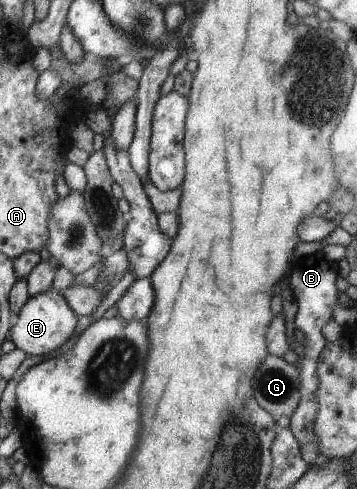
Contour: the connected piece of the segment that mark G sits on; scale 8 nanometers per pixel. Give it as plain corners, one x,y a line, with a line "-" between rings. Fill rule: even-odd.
267,354
253,372
251,380
255,402
279,418
291,414
299,404
299,370
284,359

